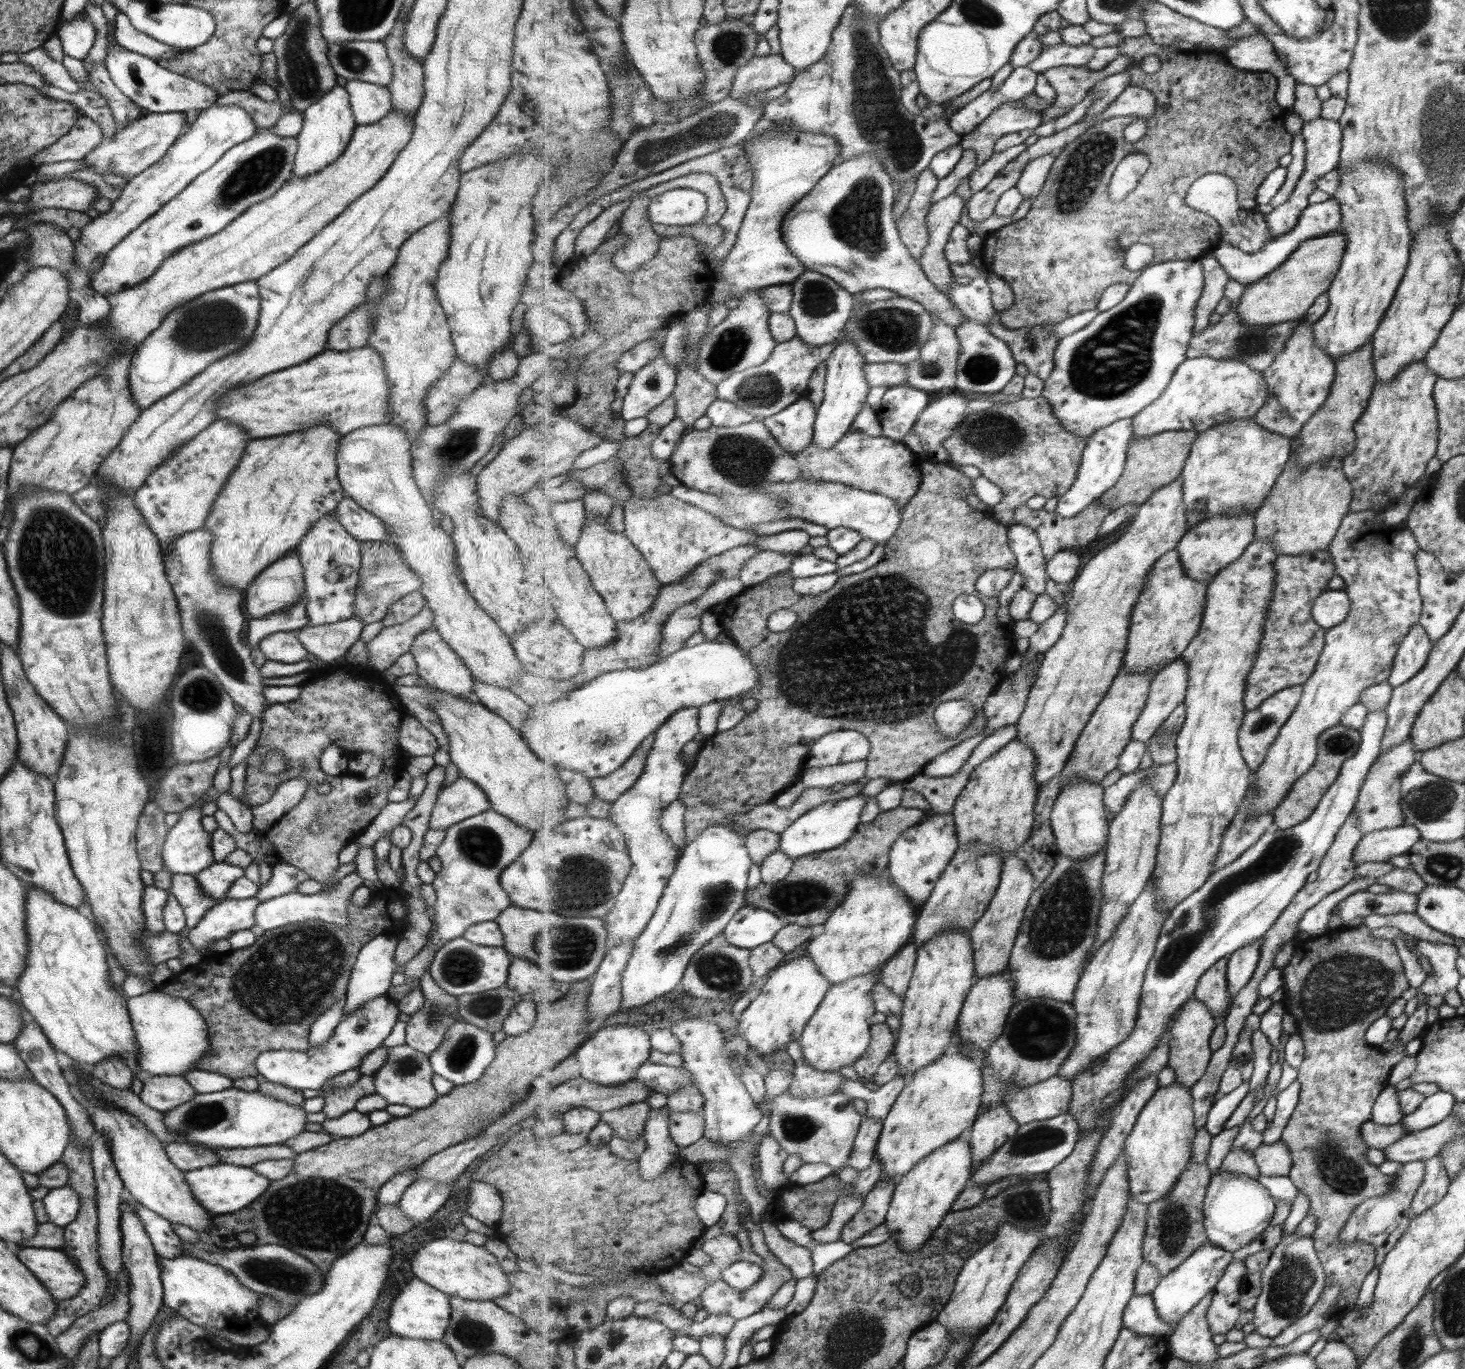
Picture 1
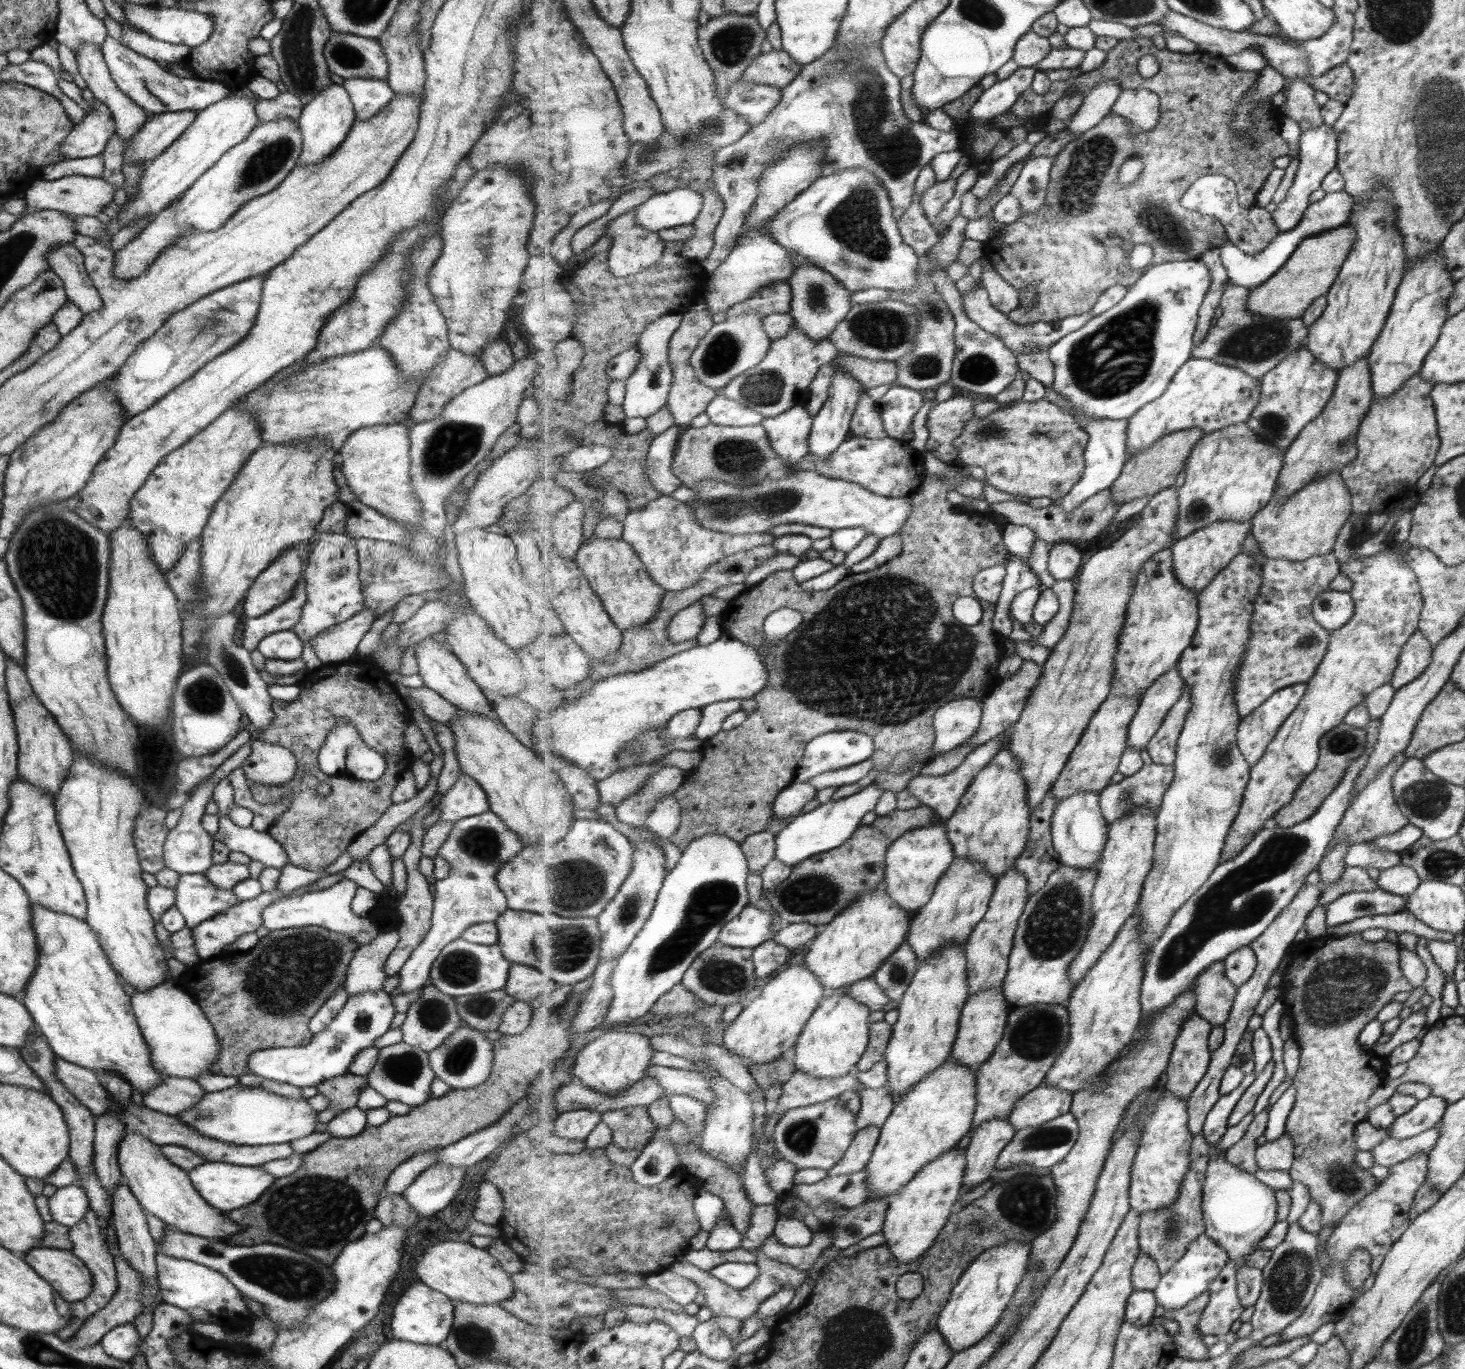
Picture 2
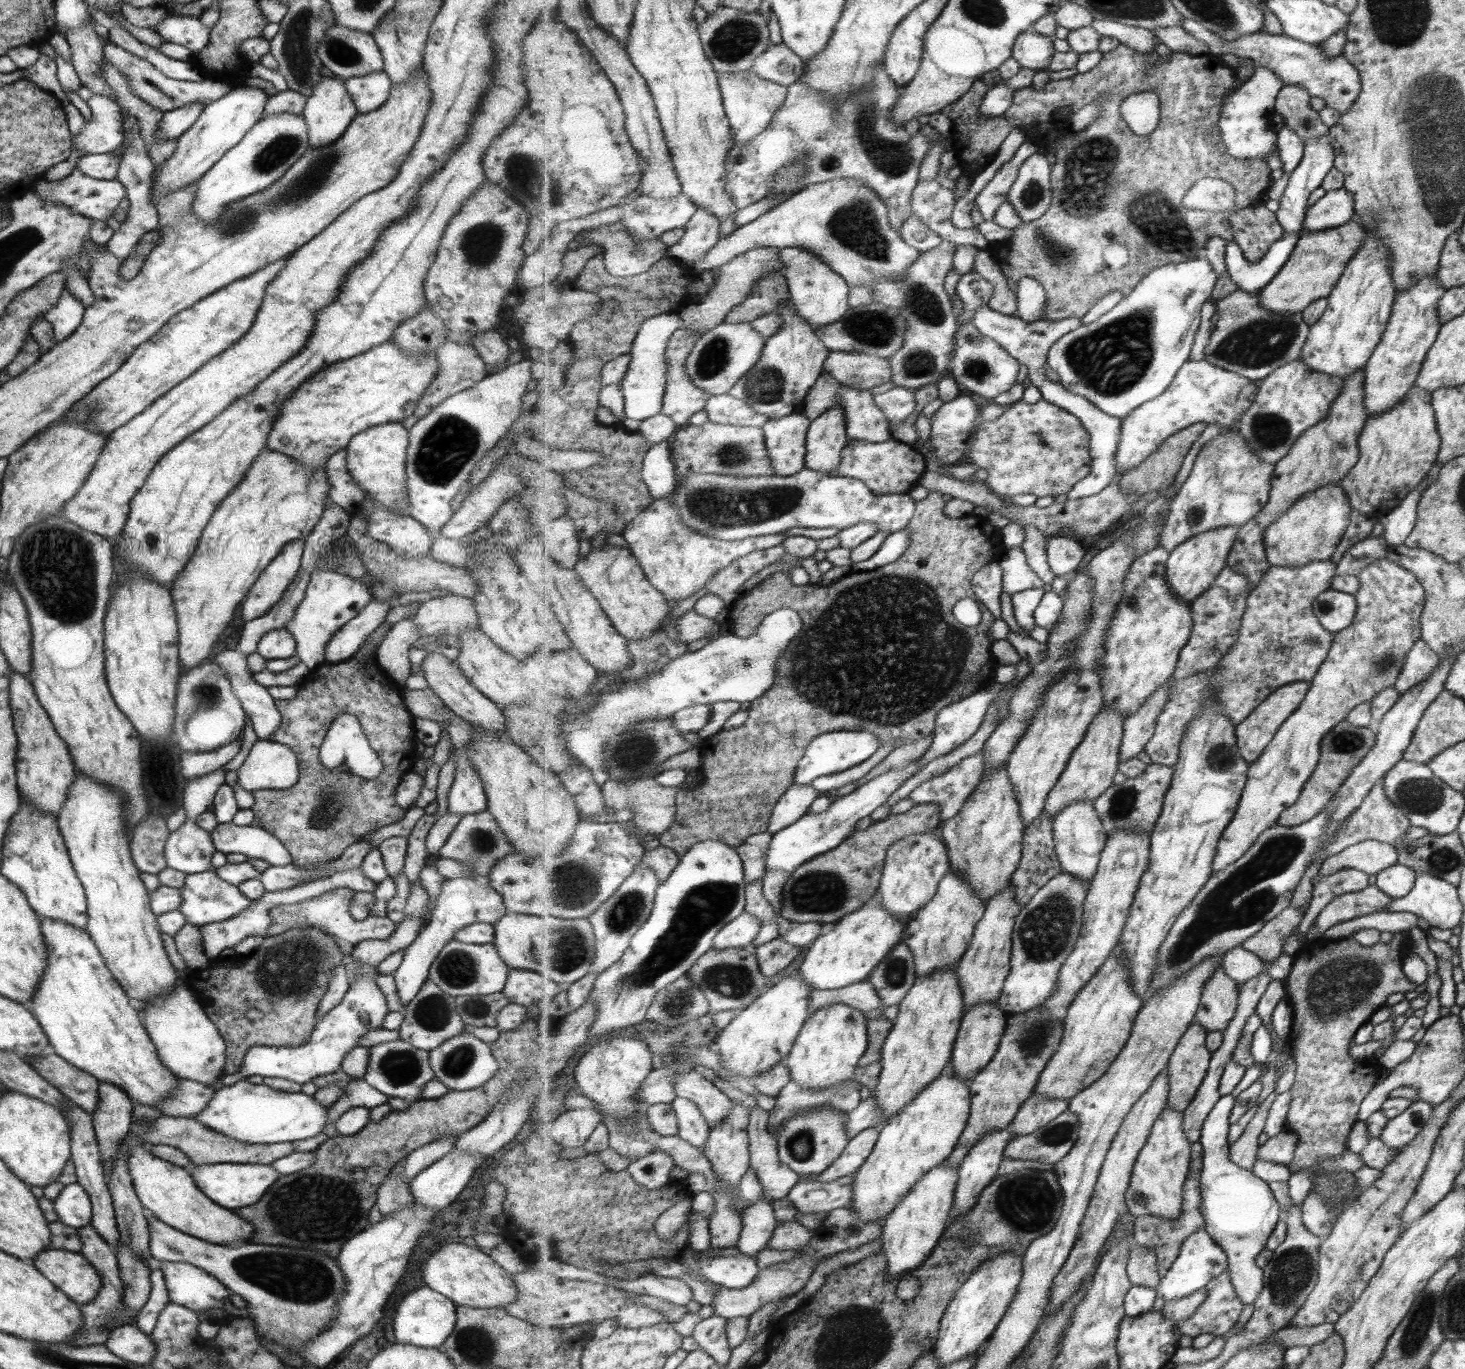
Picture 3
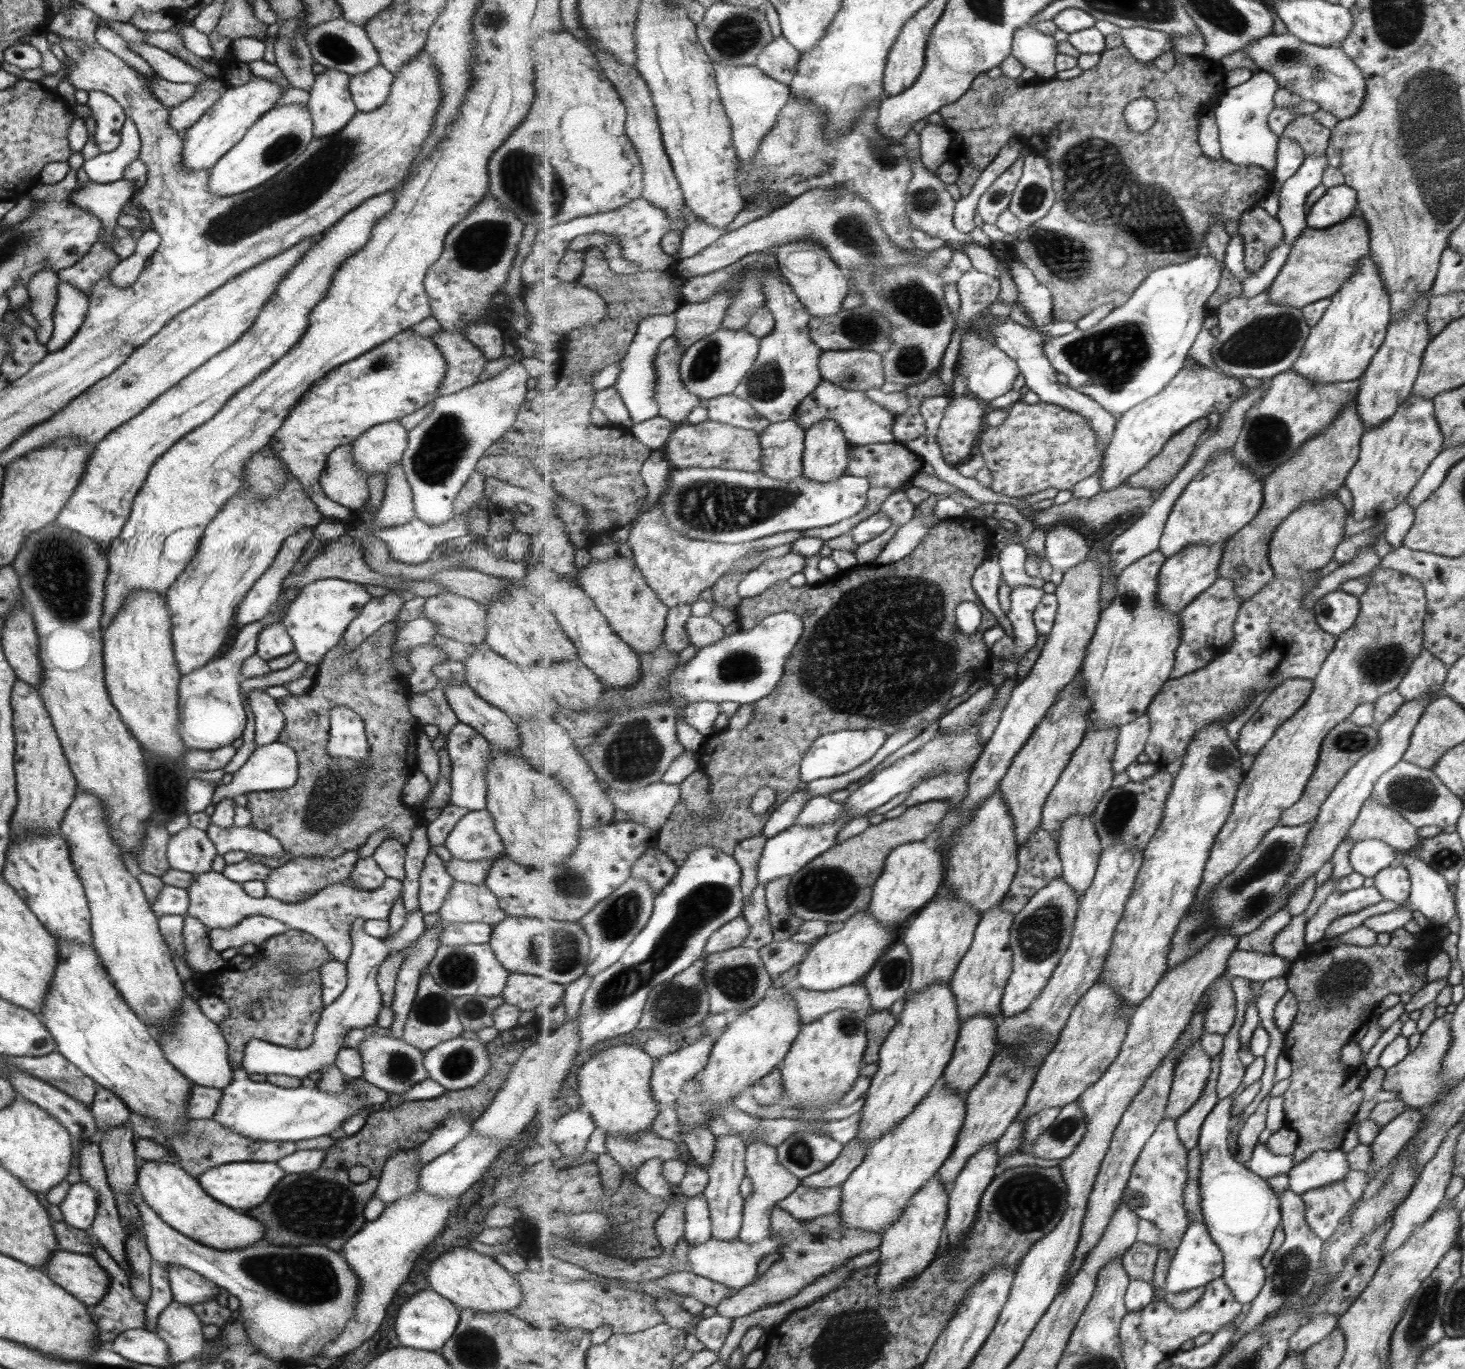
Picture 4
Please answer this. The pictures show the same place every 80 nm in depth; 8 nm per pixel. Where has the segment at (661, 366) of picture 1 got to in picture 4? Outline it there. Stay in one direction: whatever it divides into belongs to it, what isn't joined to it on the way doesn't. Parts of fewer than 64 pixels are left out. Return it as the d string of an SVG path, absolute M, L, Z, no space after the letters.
M671 314L653 315L640 322L638 334L631 343L626 357L620 361L620 372L614 387L619 391L623 402L629 409L635 423L645 422L660 415L659 403L656 399L657 369L655 357L658 346L676 333L677 317Z

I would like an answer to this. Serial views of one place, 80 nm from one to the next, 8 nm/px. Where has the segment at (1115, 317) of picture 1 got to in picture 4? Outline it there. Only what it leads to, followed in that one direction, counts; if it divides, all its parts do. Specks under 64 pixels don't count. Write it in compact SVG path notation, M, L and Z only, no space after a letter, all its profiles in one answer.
M1207 252L1183 264L1155 270L1125 305L1115 308L1097 326L1089 330L1077 328L1065 336L1049 337L1045 341L1045 354L1055 370L1069 378L1069 386L1094 398L1105 410L1122 416L1134 406L1161 393L1184 369L1191 347L1203 330L1207 316L1205 302L1217 291L1223 268L1224 264Z

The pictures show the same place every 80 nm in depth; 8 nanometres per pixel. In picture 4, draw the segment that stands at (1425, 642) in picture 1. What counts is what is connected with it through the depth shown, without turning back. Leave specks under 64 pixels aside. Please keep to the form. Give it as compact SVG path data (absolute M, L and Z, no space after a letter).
M1421 646L1419 655L1415 655L1411 665L1407 667L1407 673L1397 684L1395 692L1401 695L1404 702L1426 694L1432 694L1433 698L1440 696L1446 670L1447 667L1439 659Z

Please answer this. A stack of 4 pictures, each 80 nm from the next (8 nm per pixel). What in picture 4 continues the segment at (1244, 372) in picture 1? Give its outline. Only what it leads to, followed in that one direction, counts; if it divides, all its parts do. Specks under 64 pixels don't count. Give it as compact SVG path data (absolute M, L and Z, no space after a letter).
M1185 365L1161 393L1119 416L1113 442L1104 454L1100 470L1102 490L1107 492L1127 483L1128 478L1143 470L1179 431L1192 422L1209 418L1211 413L1226 413L1238 398L1244 397L1250 390L1251 388L1233 375L1221 374L1219 370L1209 366L1198 365L1198 368L1192 366L1187 368Z

